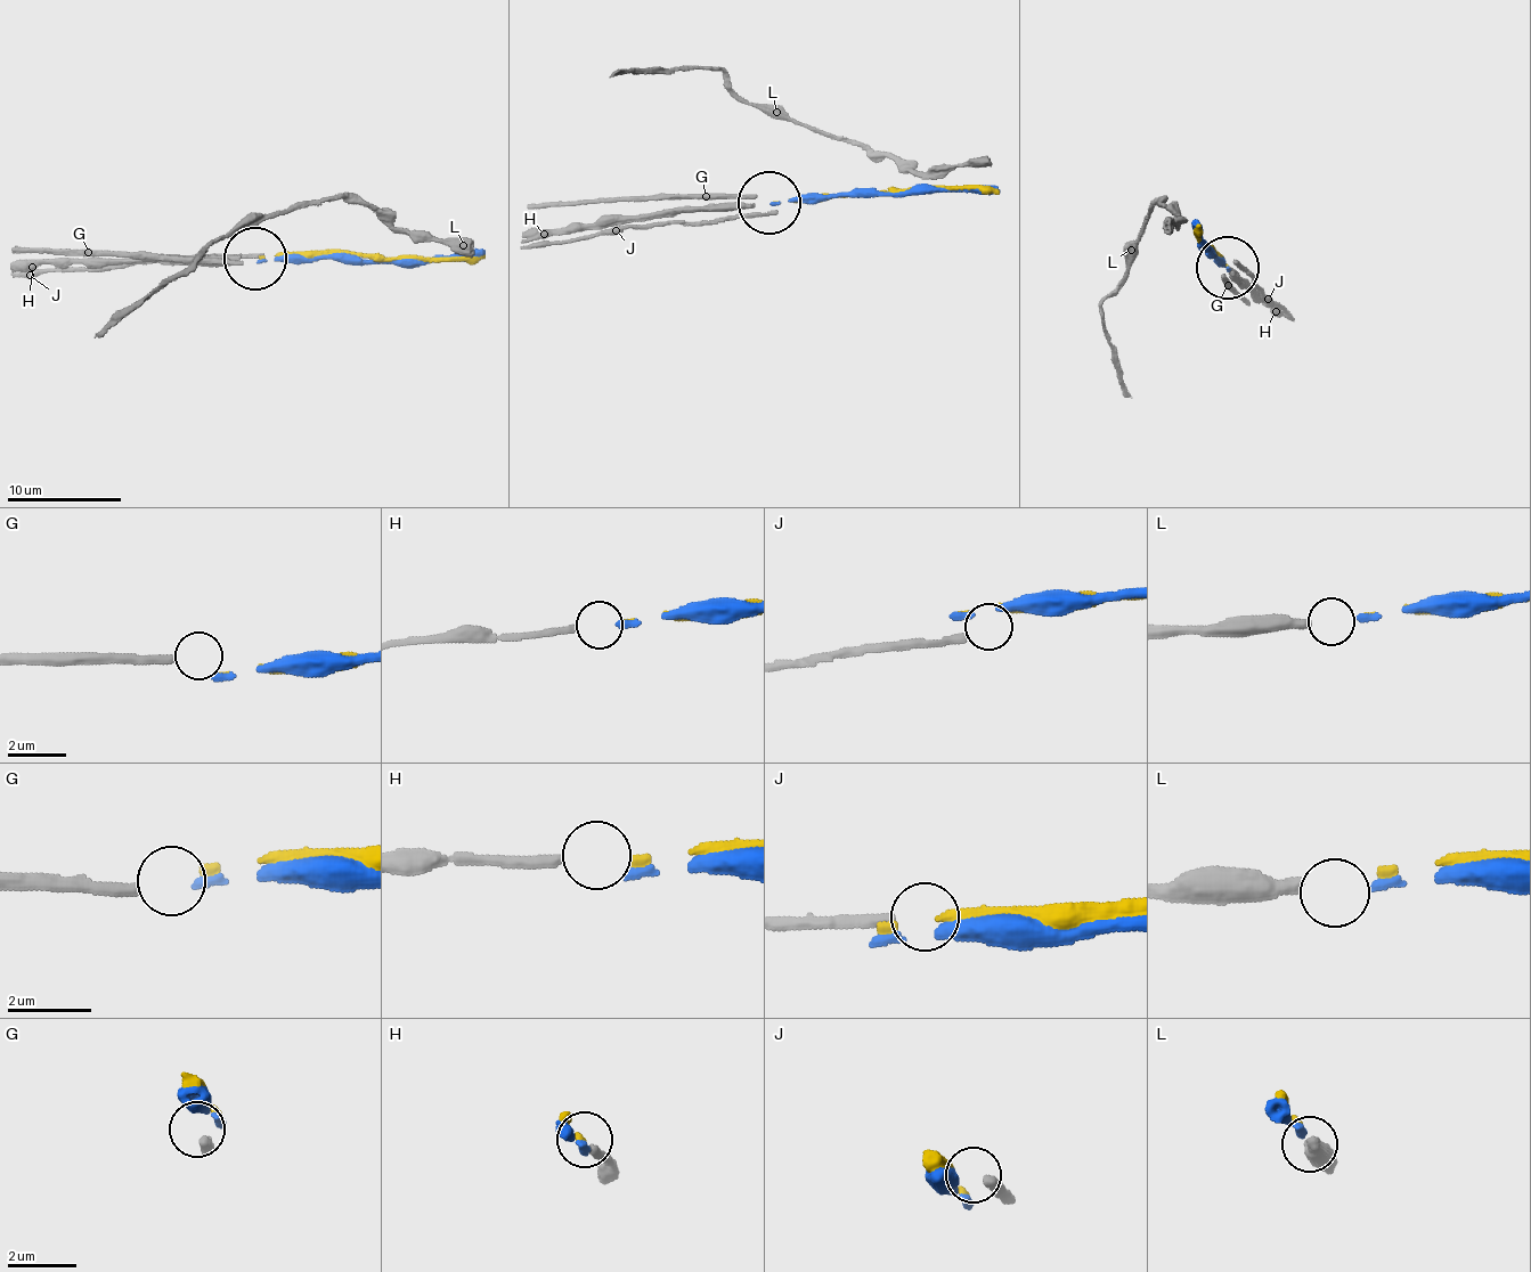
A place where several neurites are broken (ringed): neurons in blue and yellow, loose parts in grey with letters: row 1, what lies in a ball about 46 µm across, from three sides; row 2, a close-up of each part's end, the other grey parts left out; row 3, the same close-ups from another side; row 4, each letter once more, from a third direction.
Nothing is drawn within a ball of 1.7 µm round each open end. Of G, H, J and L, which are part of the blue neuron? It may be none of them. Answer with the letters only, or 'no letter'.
L

